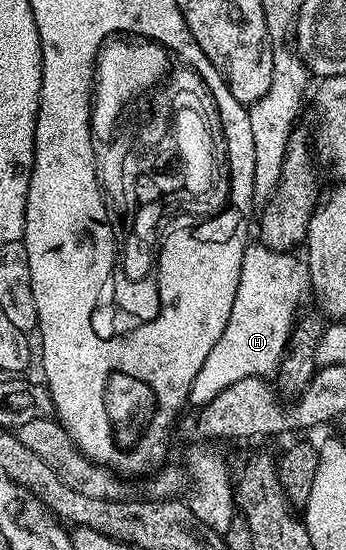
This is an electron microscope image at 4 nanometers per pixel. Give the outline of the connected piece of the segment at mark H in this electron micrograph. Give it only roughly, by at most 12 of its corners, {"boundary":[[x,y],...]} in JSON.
{"boundary":[[249,243],[229,323],[190,404],[274,374],[299,304],[302,256]]}

